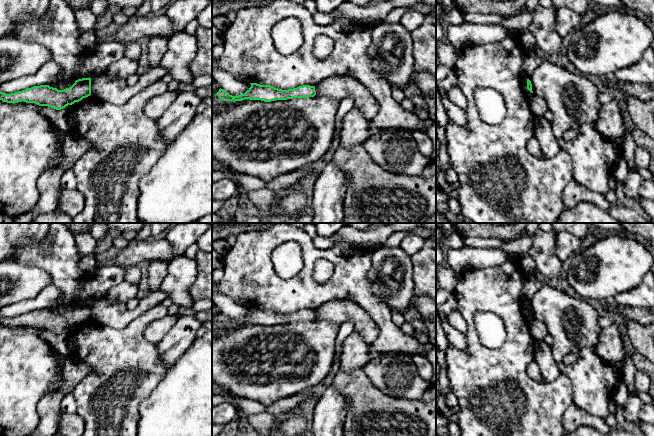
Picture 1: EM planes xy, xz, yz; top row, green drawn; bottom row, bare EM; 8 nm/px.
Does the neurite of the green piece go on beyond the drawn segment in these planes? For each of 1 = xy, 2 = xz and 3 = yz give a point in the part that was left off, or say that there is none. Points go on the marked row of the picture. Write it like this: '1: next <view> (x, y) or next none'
1: next none
2: next none
3: next none

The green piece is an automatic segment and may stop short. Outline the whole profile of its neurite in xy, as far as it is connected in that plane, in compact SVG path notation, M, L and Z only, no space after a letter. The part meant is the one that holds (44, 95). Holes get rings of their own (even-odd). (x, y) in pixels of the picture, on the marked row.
M82 78L64 90L58 90L49 85L40 85L25 90L6 94L0 91L0 100L7 103L35 103L61 110L68 105L81 101L91 95L91 78Z

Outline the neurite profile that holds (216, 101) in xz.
M212 78L212 106L213 107L218 107L218 108L227 108L231 103L234 103L235 101L224 101L220 99L217 96L217 92L219 91L220 88L217 88L215 86L214 79Z

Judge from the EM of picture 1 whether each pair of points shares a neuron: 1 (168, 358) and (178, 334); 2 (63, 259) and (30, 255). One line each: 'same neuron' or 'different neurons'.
1: same neuron
2: same neuron

